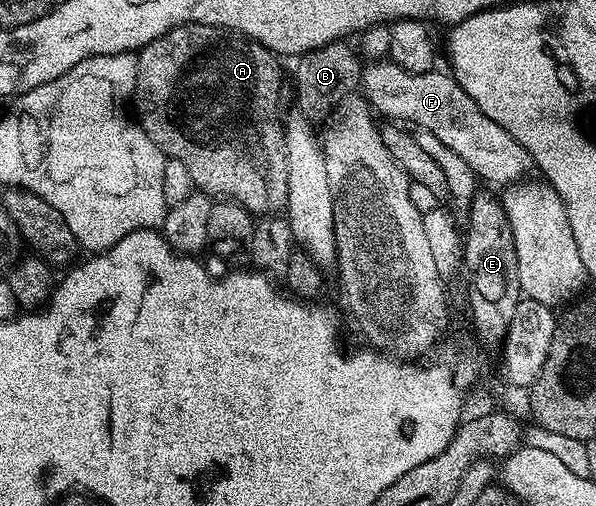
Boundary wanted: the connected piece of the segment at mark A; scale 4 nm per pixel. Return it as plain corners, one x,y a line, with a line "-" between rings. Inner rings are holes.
177,25
175,29
170,29
167,33
163,33
160,39
152,39
152,43
148,43
143,49
137,50
136,56
138,59
138,70
136,71
136,87
132,94
132,109
133,112
134,109
138,112
138,117
136,117
137,124
141,125
150,142
167,158
180,159
180,163
184,163
184,167
188,167
188,171
192,174
195,186
211,198
234,201
236,204
245,207
251,215
281,214
285,210
289,199
289,170
287,169
287,138
284,136
284,125
280,120
280,113
278,117
278,104
282,101
282,69
278,66
279,58
271,53
270,50
265,49
259,41
254,41
248,35
232,33
229,29
223,29
220,25

